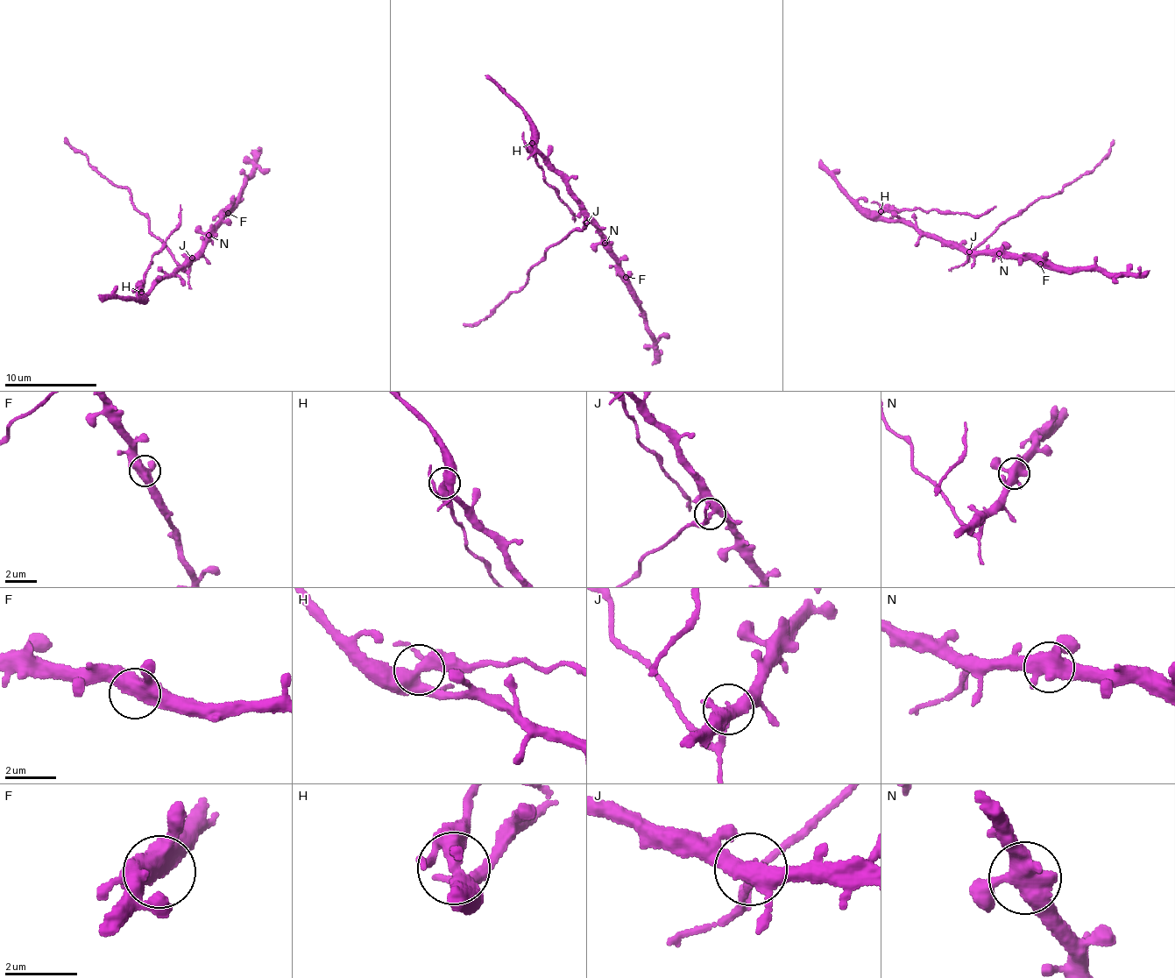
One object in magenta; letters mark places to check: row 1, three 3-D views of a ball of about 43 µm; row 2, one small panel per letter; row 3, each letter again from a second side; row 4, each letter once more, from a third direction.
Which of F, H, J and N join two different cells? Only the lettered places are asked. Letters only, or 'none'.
H, J

